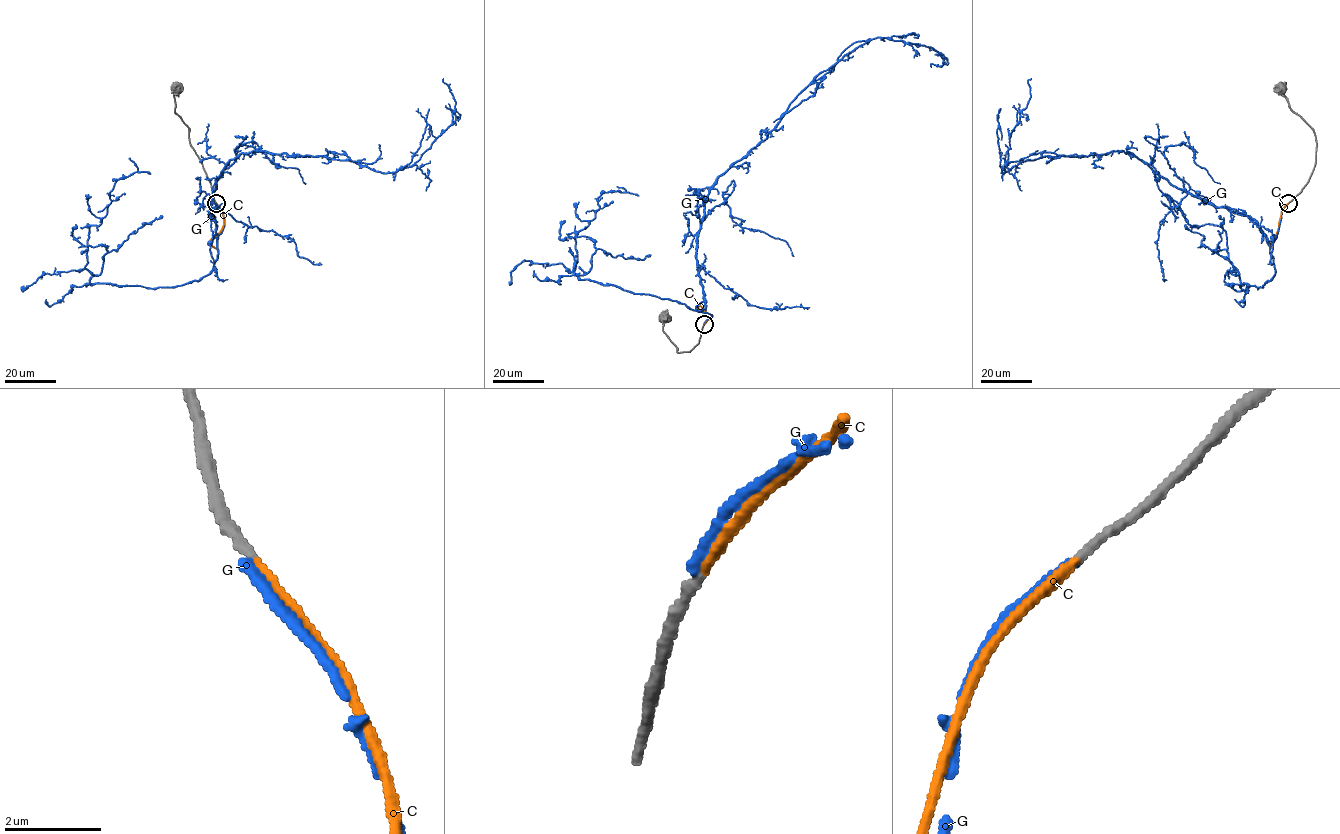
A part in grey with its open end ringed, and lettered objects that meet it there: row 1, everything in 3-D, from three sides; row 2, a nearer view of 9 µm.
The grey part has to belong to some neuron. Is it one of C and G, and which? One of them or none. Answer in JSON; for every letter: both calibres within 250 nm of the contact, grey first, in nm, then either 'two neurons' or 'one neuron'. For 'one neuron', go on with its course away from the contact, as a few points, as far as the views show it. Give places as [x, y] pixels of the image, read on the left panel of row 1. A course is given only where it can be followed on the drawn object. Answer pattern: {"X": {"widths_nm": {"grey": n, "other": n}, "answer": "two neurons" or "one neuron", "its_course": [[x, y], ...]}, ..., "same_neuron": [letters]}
{"C": {"widths_nm": {"grey": 190, "other": 200}, "answer": "one neuron", "its_course": [[216, 203], [223, 215], [223, 226], [210, 243], [218, 249]]}, "G": {"widths_nm": {"grey": 190, "other": 240}, "answer": "two neurons"}, "same_neuron": ["C"]}

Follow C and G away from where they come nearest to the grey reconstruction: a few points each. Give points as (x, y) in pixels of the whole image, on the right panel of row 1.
C: (1288, 203), (1270, 245), (1273, 249)
G: (1288, 203), (1269, 245), (1247, 215), (1173, 186), (1123, 150), (1043, 156), (1001, 172), (1031, 78)

